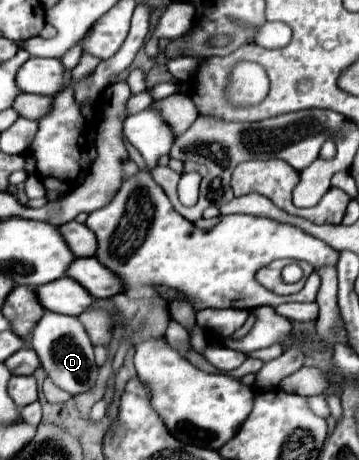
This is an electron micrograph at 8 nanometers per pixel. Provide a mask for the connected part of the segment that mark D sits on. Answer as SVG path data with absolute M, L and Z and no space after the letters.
M44 310L44 316L32 328L30 348L34 352L38 352L44 372L72 396L86 392L96 382L98 366L94 364L92 342L90 342L88 332L84 332L84 326L80 324L80 320L76 316L66 316L66 314L56 314L56 312Z

